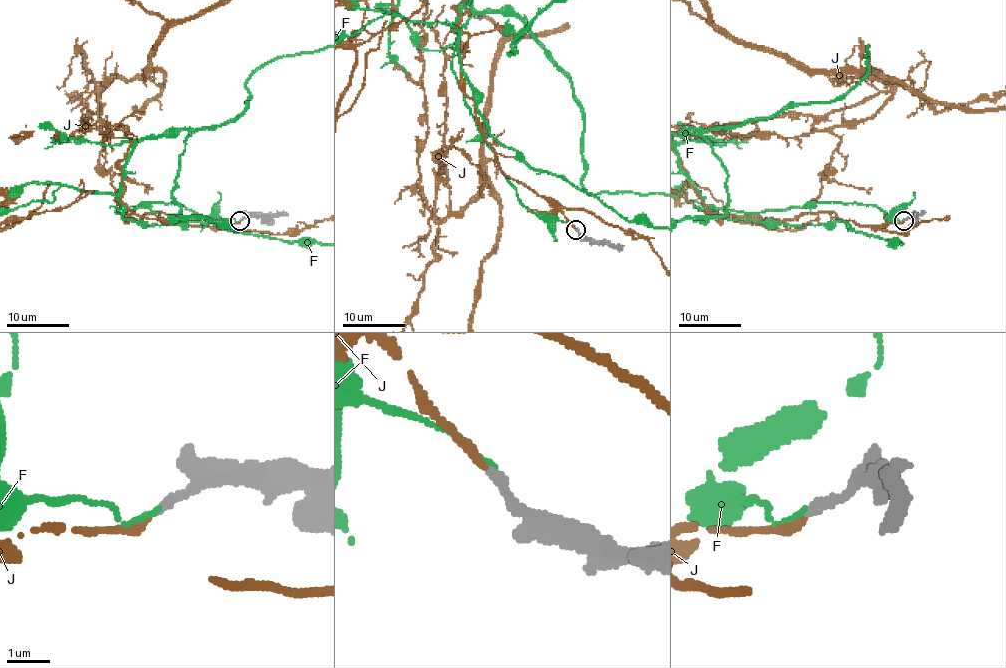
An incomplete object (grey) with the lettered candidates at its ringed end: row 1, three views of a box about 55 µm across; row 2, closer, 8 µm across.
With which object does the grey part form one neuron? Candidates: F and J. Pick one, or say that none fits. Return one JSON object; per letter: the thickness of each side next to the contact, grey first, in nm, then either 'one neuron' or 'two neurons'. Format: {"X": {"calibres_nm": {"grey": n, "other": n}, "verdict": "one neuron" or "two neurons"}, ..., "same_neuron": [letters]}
{"F": {"calibres_nm": {"grey": 200, "other": 90}, "verdict": "two neurons"}, "J": {"calibres_nm": {"grey": 200, "other": 200}, "verdict": "one neuron"}, "same_neuron": ["J"]}

